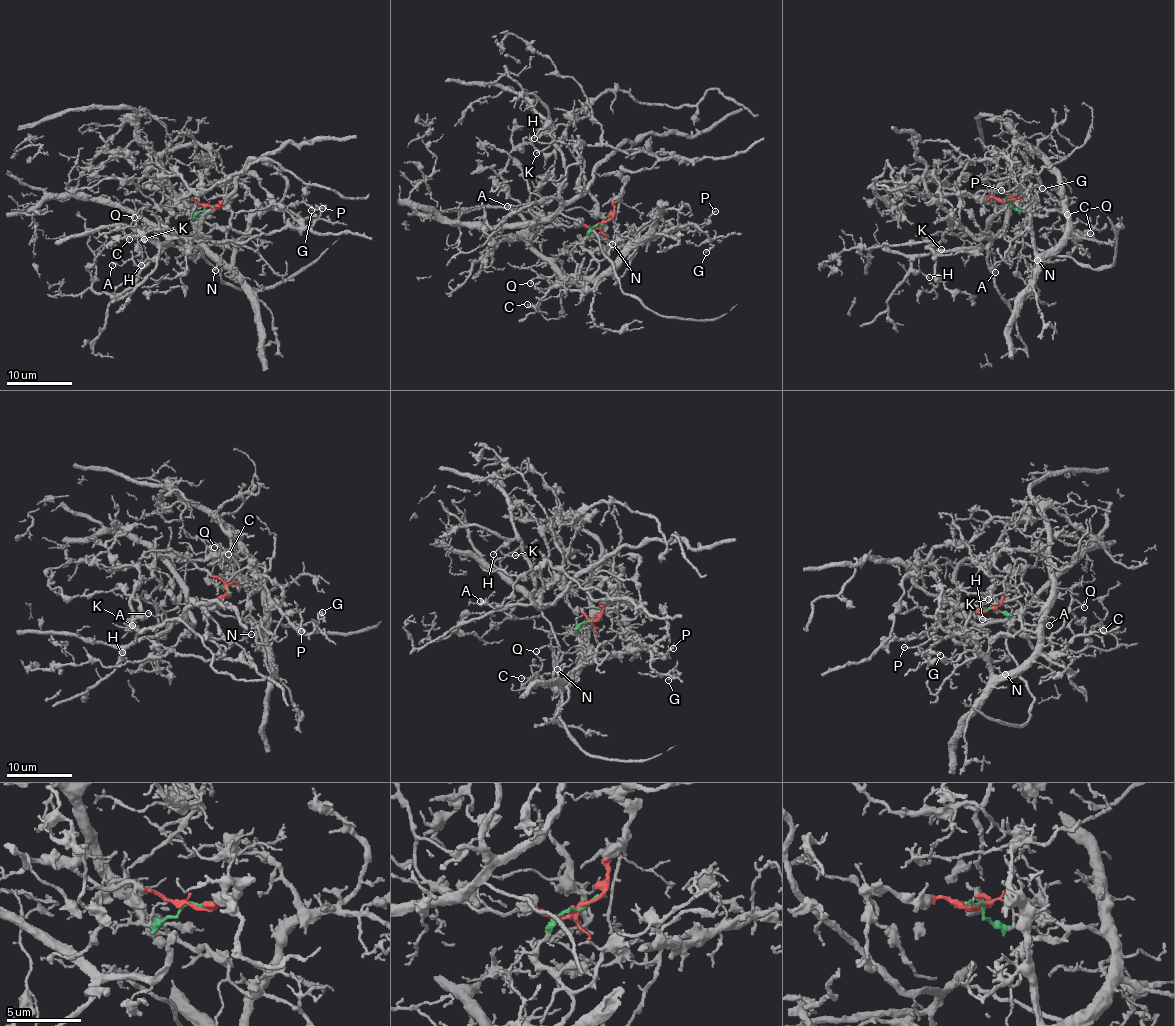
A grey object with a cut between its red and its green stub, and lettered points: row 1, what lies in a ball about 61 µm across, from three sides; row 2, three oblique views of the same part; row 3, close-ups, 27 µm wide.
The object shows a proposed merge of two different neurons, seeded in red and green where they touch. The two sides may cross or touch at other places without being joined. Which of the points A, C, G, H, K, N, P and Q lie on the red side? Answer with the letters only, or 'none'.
A, H, K

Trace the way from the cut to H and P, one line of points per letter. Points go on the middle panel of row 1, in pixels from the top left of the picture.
H: (604, 222), (617, 174), (656, 158), (583, 142), (586, 190), (565, 200), (554, 126), (534, 139)
P: (604, 222), (583, 241), (598, 260), (620, 235), (634, 231), (643, 240), (676, 227), (697, 231), (716, 211)

